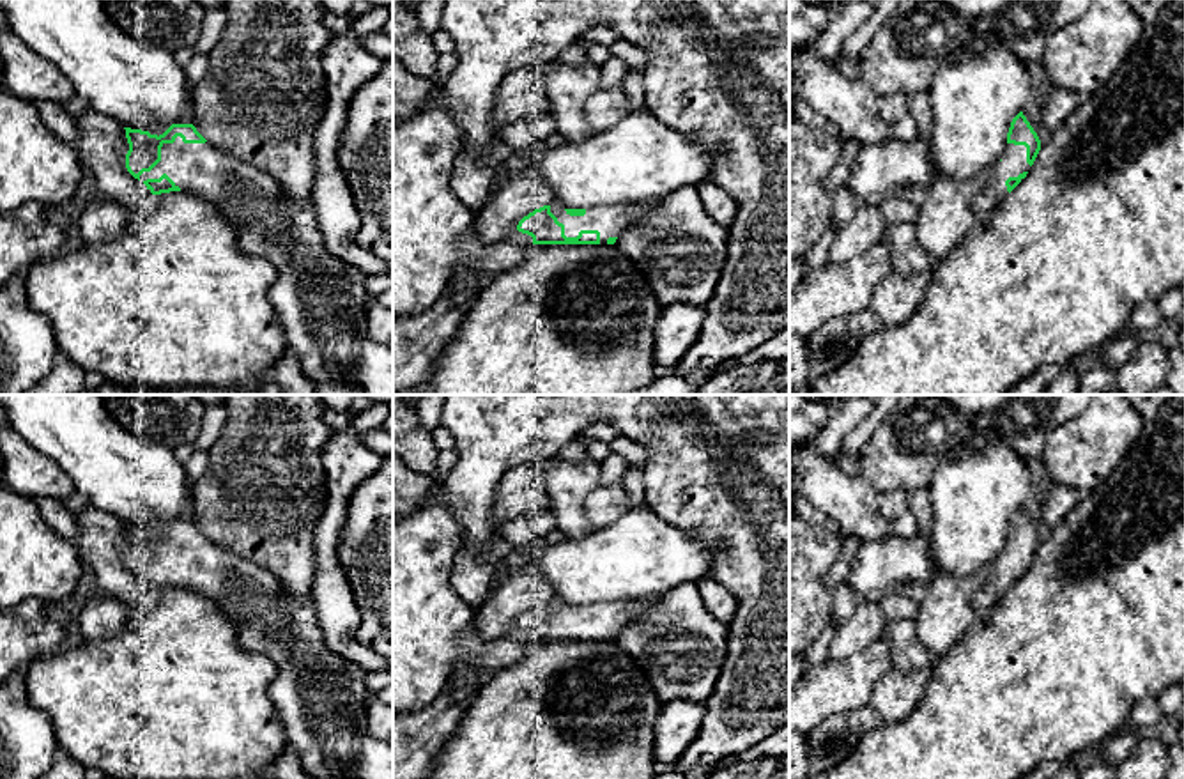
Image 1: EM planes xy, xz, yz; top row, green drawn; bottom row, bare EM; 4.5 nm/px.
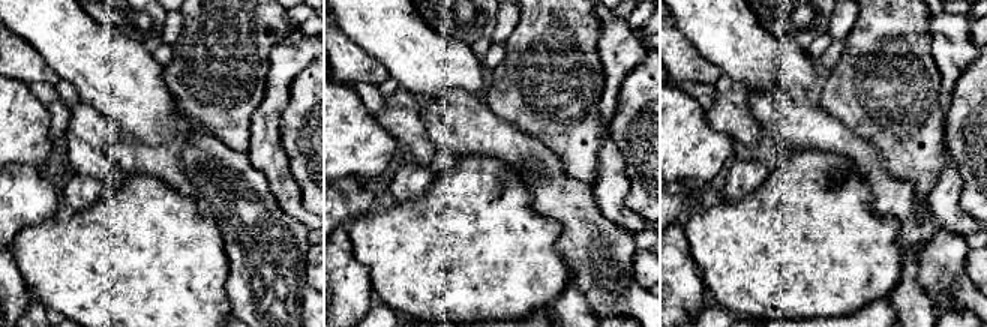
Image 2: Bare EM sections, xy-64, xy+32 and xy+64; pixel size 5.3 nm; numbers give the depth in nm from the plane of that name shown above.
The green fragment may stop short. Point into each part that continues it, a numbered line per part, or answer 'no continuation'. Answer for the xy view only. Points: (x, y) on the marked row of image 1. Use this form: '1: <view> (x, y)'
1: xy (321, 303)

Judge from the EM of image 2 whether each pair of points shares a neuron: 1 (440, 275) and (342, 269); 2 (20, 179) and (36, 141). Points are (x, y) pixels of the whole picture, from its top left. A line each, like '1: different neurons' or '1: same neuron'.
1: different neurons
2: different neurons

